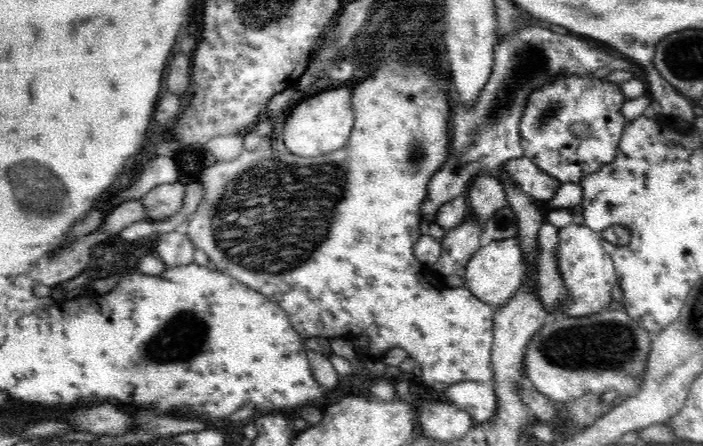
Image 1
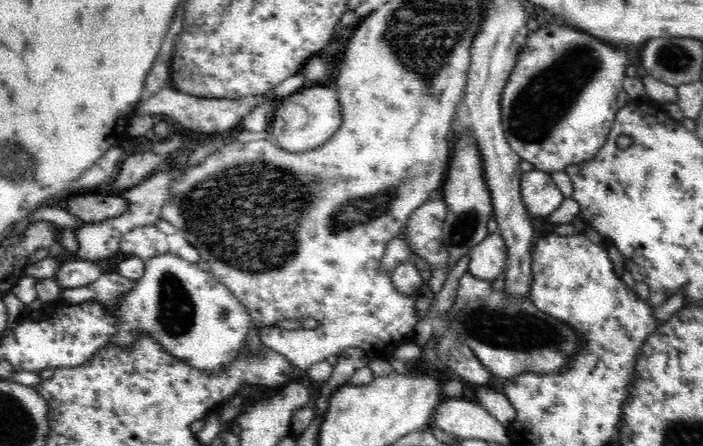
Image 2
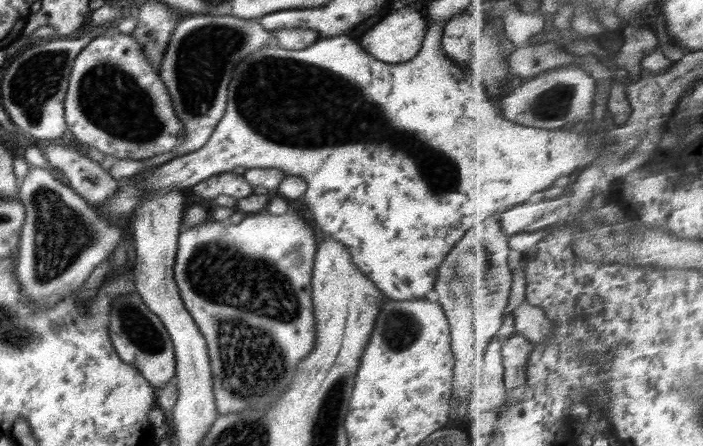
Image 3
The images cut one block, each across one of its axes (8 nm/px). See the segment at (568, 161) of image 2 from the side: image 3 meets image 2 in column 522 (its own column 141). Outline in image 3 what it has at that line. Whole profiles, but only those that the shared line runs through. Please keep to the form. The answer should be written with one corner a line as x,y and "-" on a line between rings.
107,25
78,54
64,97
64,116
78,143
100,150
113,161
166,154
185,138
167,86
146,62
144,48
136,44
134,35
122,34
116,25

